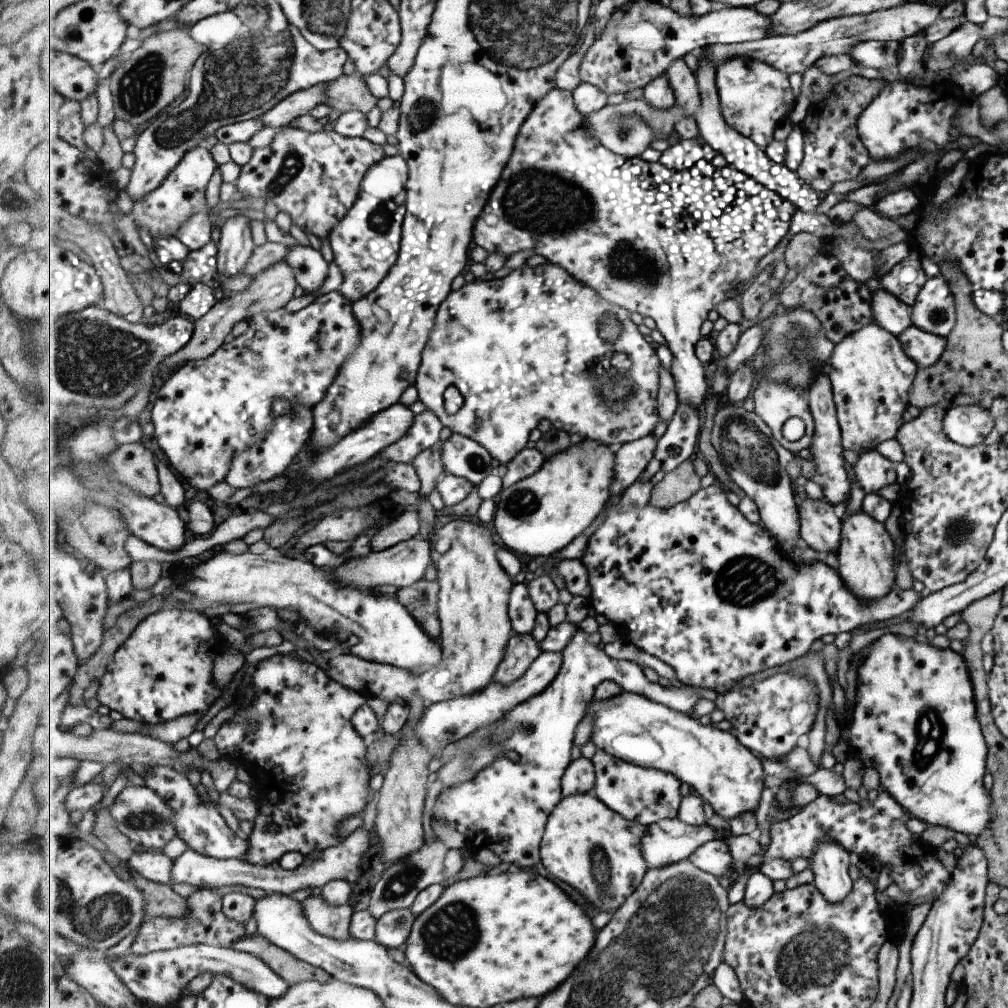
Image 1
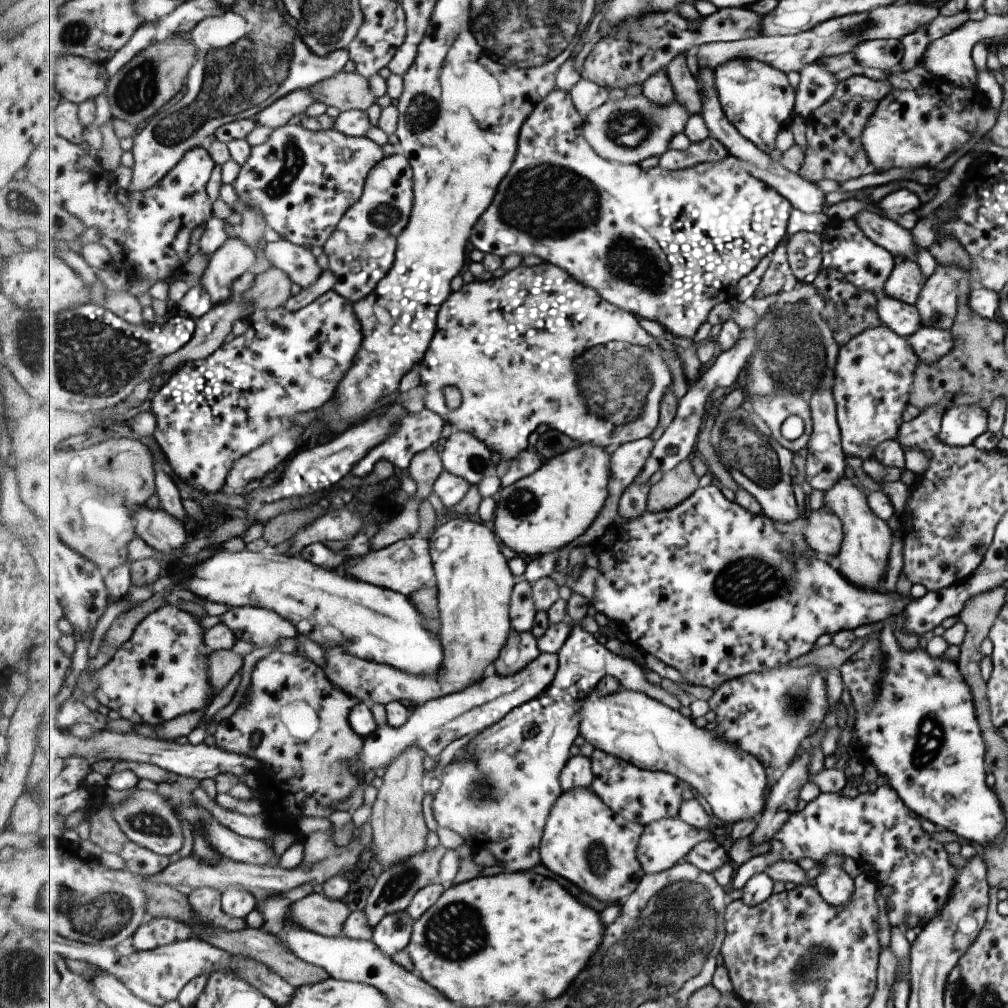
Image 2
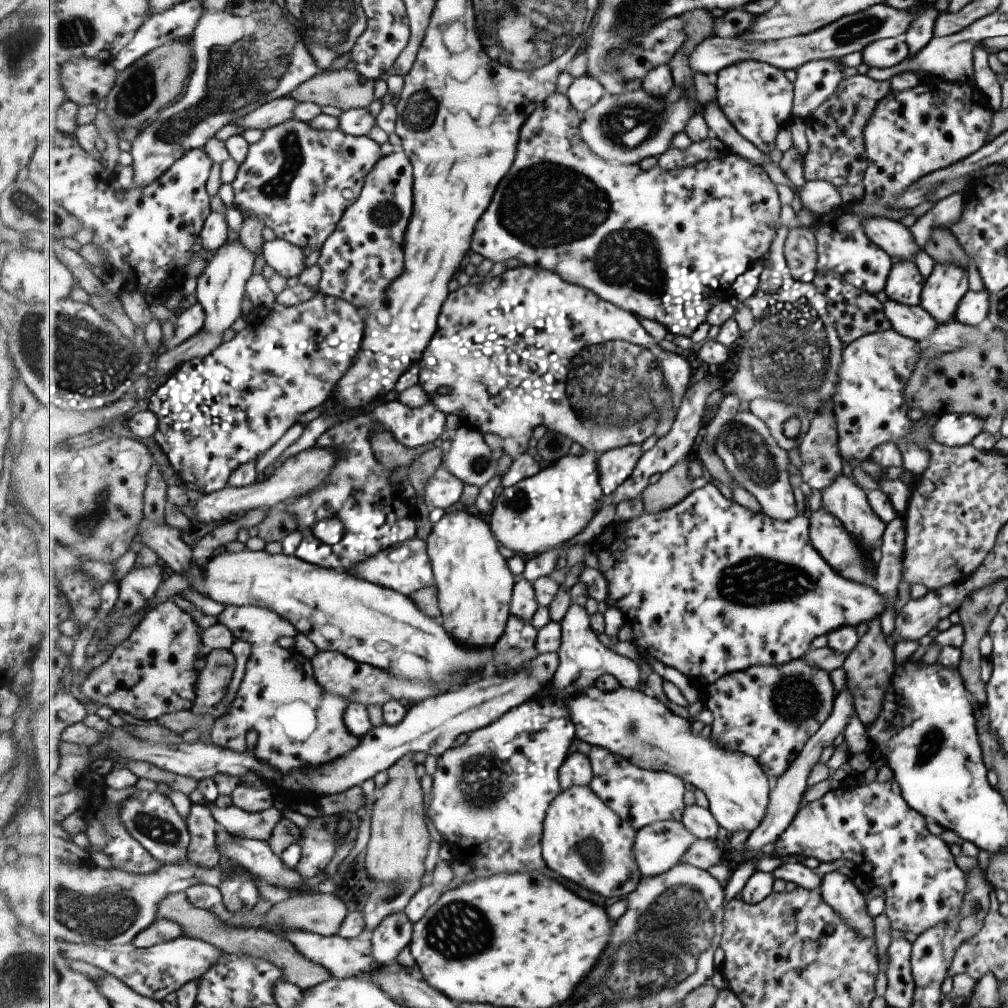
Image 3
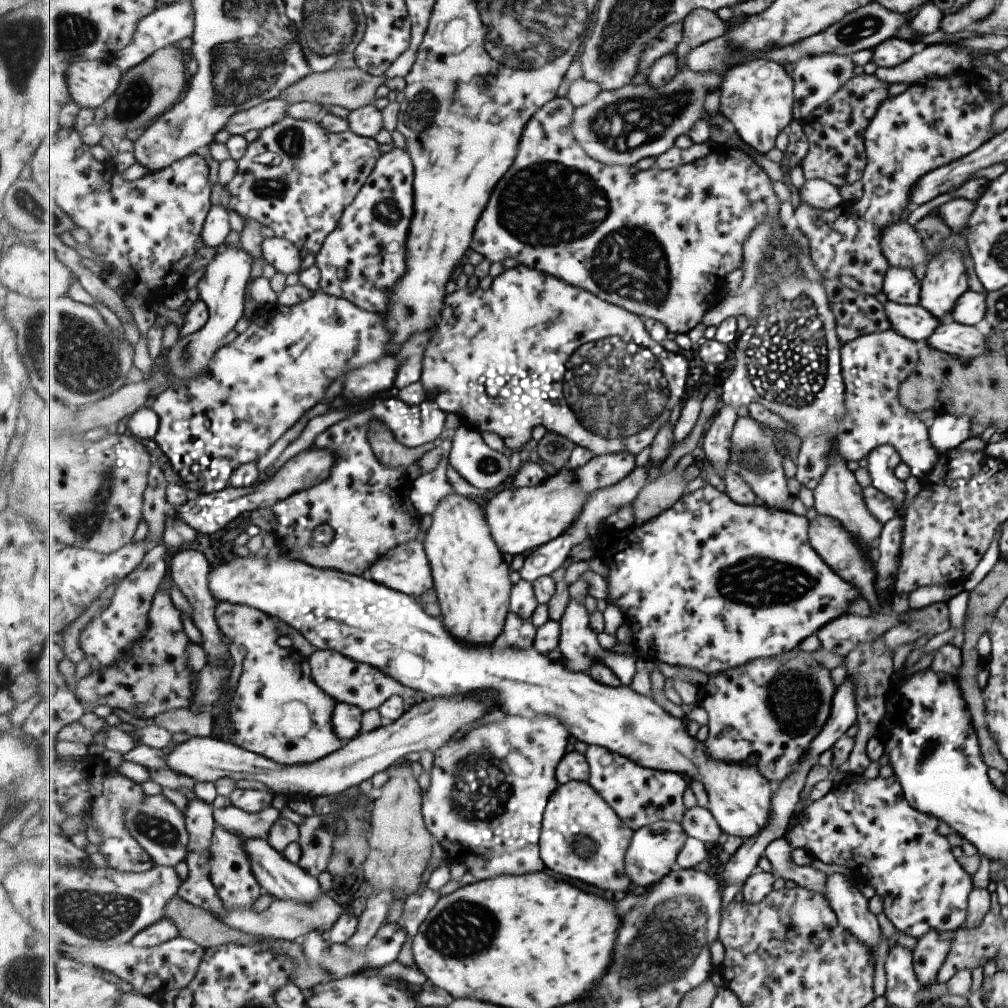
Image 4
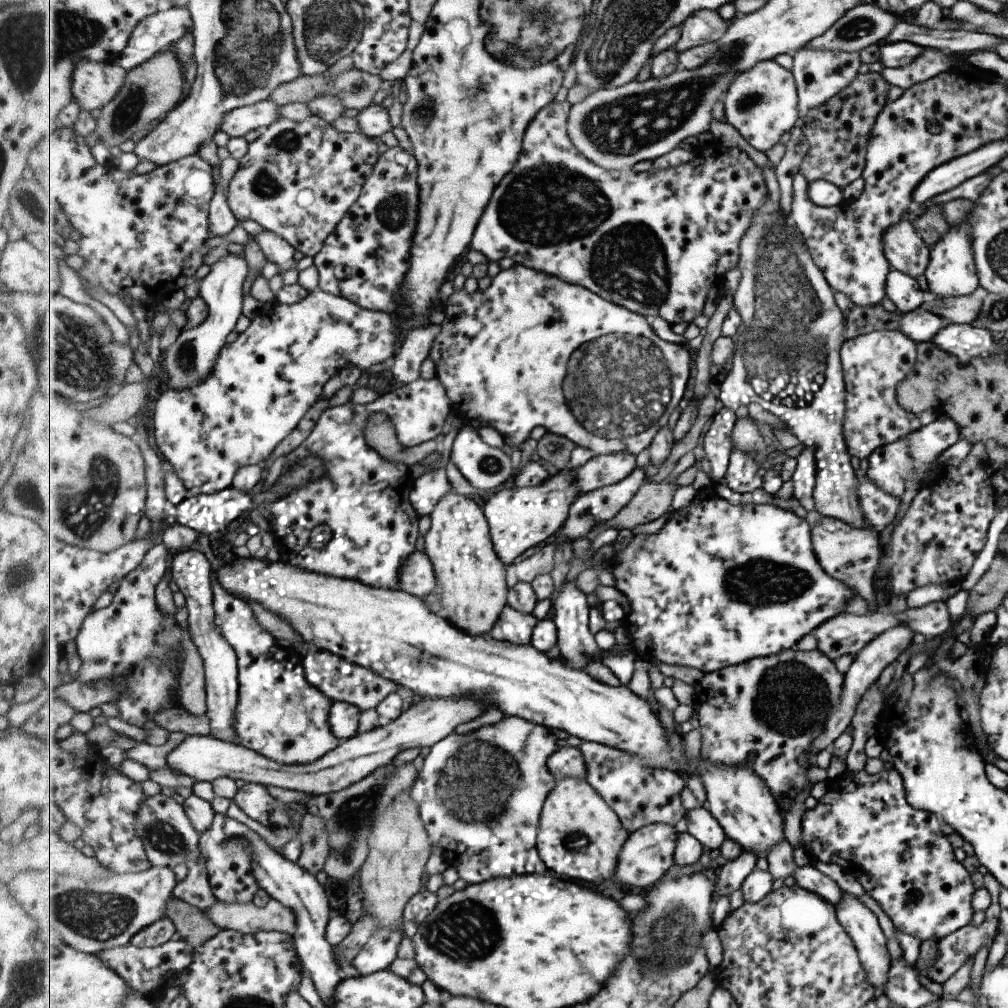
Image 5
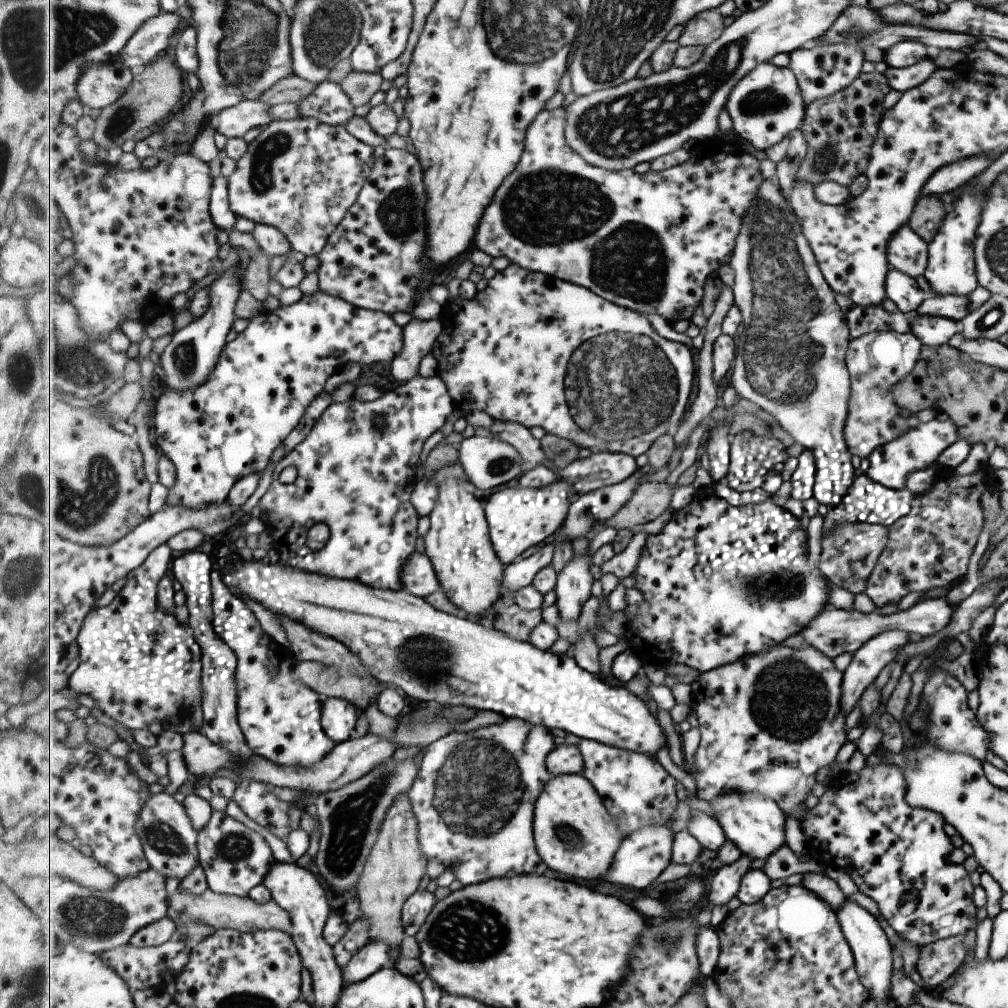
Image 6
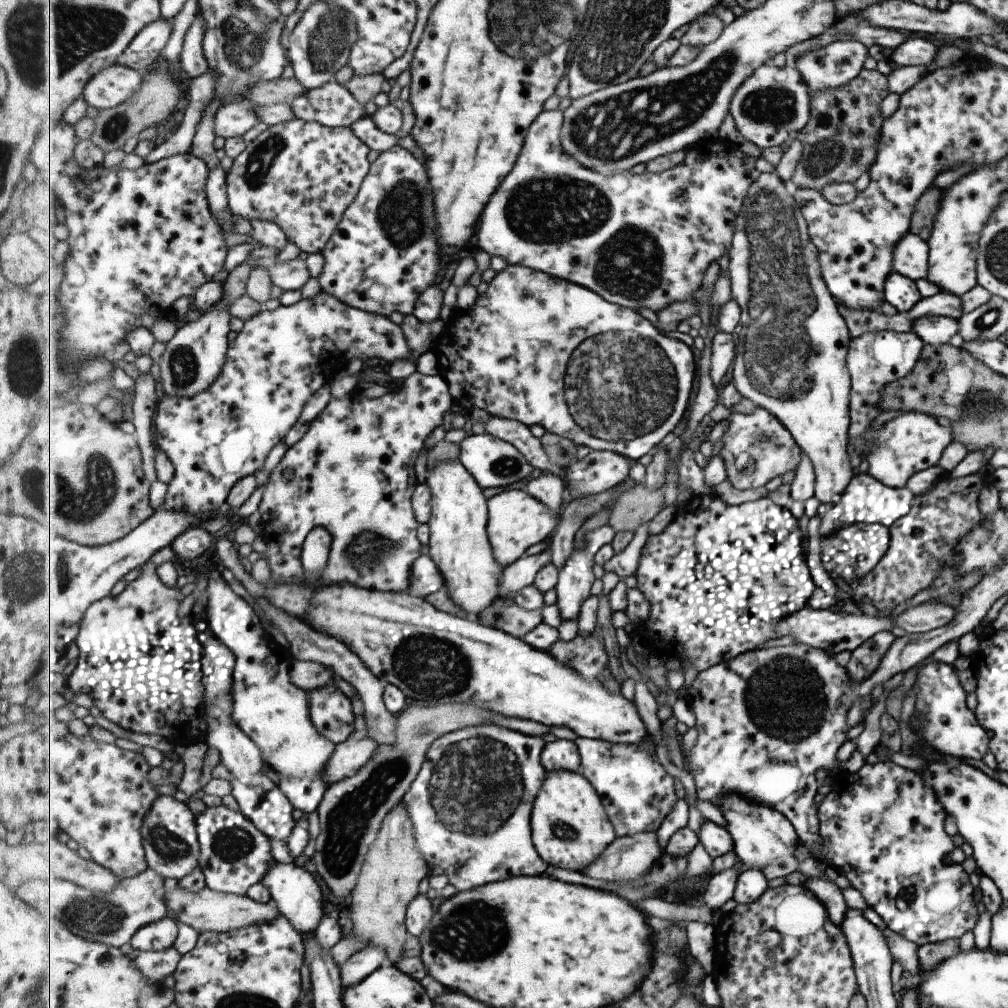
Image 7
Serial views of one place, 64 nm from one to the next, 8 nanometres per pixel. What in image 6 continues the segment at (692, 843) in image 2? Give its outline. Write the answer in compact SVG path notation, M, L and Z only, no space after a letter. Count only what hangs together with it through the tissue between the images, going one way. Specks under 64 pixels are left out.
M661 824L661 826L647 826L641 828L641 830L635 832L637 838L627 838L623 840L622 847L619 848L616 855L615 868L611 868L611 872L607 872L604 880L606 882L615 882L615 884L621 884L625 887L630 887L645 891L645 888L653 886L658 876L663 874L666 868L671 866L673 862L673 840L675 840L675 834L671 836L667 826Z

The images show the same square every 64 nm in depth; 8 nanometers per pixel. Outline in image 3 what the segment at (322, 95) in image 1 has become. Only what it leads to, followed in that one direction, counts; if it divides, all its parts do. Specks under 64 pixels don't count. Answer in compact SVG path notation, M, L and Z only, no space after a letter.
M291 96L273 100L273 102L260 106L255 112L251 112L249 116L241 119L239 122L247 129L270 129L295 118L295 108L299 104L301 102L297 102Z

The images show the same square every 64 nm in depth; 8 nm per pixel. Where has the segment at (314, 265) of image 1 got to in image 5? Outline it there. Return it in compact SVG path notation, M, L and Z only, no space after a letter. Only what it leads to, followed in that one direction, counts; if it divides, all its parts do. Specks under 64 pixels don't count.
M264 229L261 234L257 235L257 242L268 260L277 264L281 273L289 272L297 265L297 260L293 258L297 249L293 248L282 236L277 236L275 232Z

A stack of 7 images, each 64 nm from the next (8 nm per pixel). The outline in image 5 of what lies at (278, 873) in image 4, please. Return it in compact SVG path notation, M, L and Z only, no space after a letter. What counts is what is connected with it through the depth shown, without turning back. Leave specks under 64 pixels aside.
M266 842L253 844L249 850L253 850L253 872L257 877L260 887L266 890L270 896L282 902L287 907L293 908L297 914L297 936L294 944L302 961L303 967L310 972L310 978L321 1000L331 1000L335 996L337 987L347 975L347 969L338 963L338 957L333 954L333 945L327 940L326 928L333 909L329 906L327 892L314 874L311 874L299 864L280 856Z

